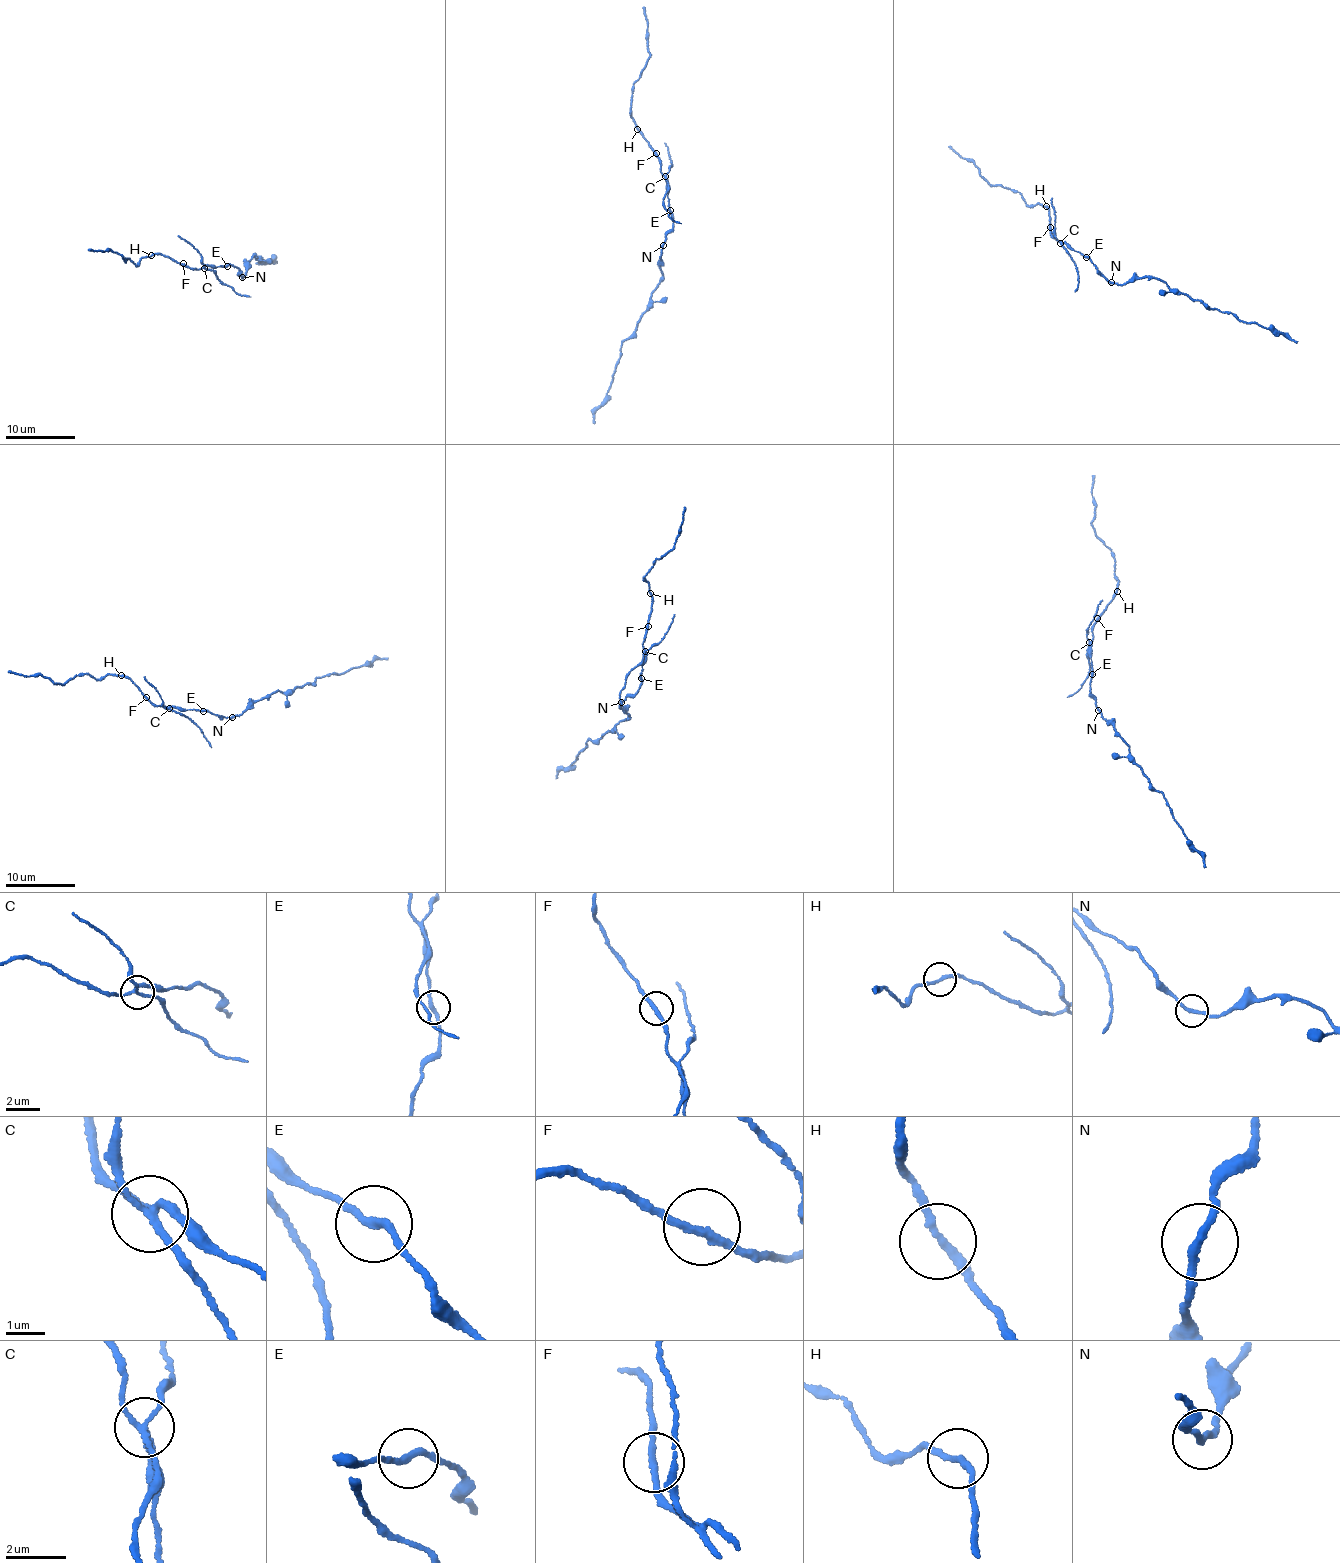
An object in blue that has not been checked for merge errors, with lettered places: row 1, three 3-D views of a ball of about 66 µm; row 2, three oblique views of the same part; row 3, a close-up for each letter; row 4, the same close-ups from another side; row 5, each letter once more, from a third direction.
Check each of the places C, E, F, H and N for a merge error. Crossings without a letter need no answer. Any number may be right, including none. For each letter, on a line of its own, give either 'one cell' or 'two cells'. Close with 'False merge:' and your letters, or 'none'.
C: two cells
E: one cell
F: one cell
H: one cell
N: two cells
False merge: C, N

